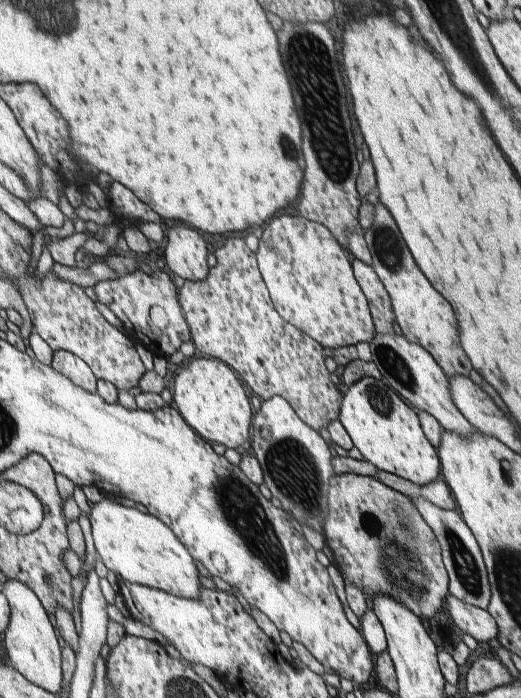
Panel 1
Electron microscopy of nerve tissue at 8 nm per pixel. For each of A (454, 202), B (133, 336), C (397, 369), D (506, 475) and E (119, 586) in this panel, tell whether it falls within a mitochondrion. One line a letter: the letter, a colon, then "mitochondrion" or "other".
A: other
B: other
C: mitochondrion
D: other
E: other

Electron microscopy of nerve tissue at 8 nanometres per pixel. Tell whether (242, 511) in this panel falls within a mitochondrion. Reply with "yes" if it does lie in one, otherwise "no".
yes

